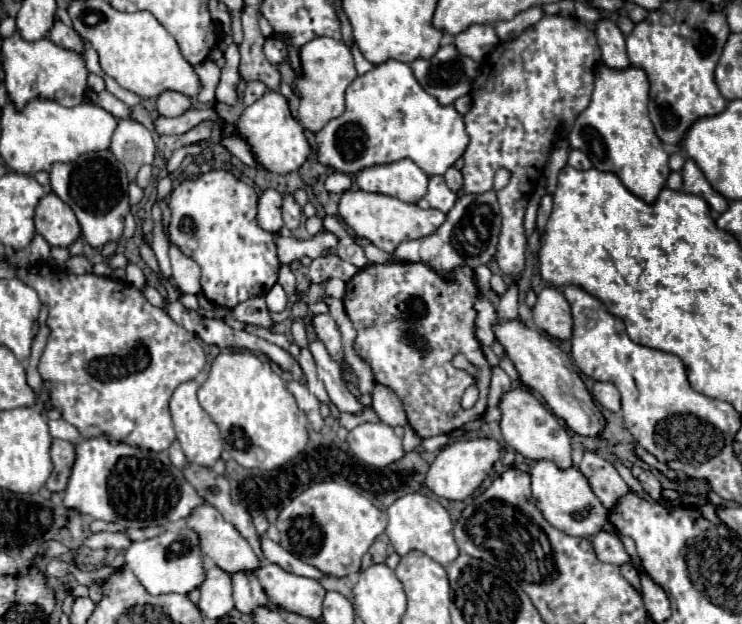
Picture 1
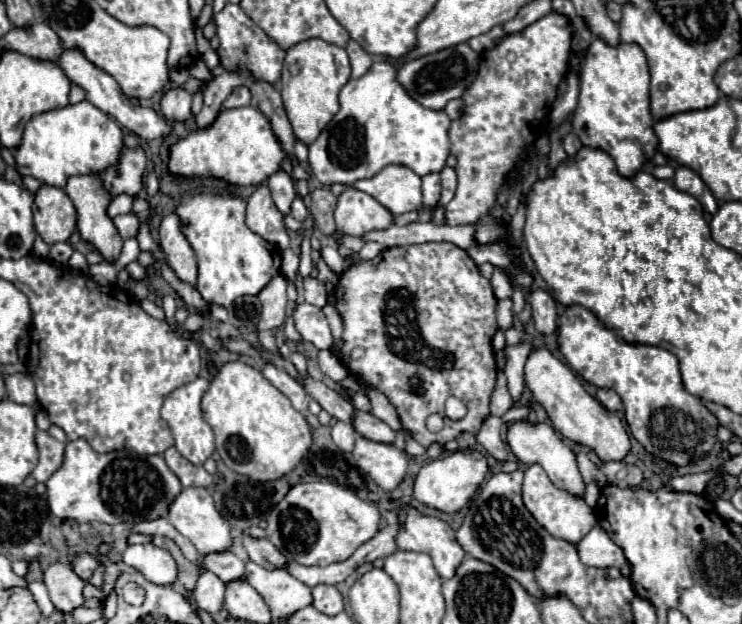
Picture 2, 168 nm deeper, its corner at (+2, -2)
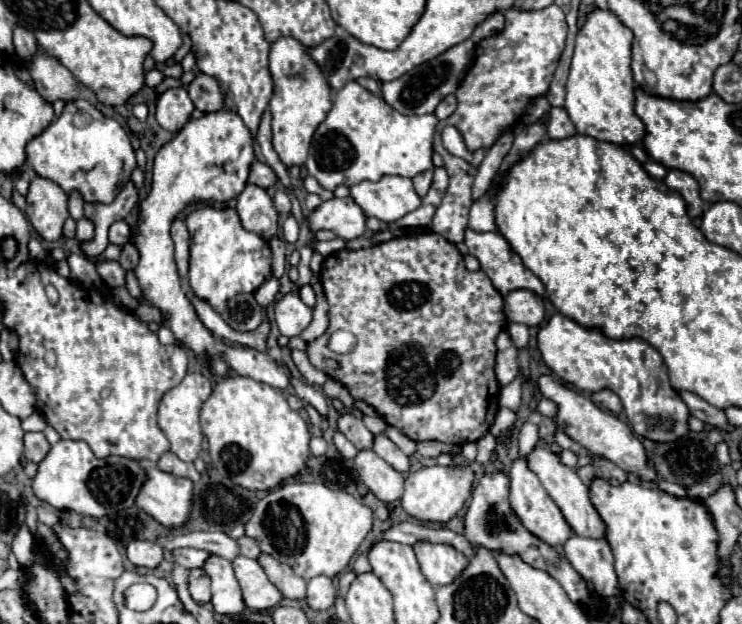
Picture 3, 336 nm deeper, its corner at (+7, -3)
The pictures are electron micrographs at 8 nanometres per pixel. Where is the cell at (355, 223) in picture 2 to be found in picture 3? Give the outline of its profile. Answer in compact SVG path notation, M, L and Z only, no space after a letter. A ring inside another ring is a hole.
M333 198L309 212L309 230L331 230L343 240L353 240L365 234L365 214L353 198Z

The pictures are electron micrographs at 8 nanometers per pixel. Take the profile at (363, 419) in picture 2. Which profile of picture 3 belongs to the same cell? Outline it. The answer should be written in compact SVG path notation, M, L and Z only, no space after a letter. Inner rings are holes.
M379 434L375 436L375 444L373 444L373 450L375 454L379 454L387 464L391 464L397 472L409 472L409 458L385 436L385 434Z

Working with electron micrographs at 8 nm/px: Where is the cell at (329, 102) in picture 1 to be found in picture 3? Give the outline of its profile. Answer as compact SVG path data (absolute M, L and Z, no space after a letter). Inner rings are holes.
M277 38L271 44L269 68L275 82L273 98L269 102L273 114L273 148L287 168L299 166L307 160L313 132L331 110L331 88L319 66L311 62L305 46L295 38Z

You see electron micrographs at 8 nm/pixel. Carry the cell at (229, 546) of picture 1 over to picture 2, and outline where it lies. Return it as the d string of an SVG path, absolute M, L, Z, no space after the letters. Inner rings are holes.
M188 487L182 489L182 493L176 497L176 501L170 505L168 513L170 523L186 537L192 541L192 545L198 549L200 555L210 555L210 553L226 553L232 547L232 533L230 525L222 521L222 515L218 513L210 493L206 489L196 489Z

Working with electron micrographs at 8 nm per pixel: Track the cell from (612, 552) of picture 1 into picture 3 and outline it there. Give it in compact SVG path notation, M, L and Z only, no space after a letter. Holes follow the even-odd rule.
M571 536L563 544L563 554L571 562L571 566L595 586L597 596L615 596L617 588L617 574L613 568L613 554L607 540L593 540Z

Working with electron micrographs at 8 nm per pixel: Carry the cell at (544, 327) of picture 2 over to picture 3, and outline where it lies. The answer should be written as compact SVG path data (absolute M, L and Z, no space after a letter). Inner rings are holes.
M513 290L505 296L505 314L509 322L539 326L545 318L543 298L539 298L531 290Z

